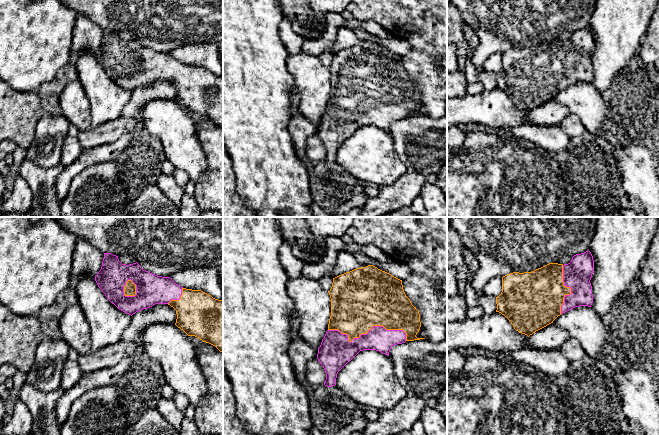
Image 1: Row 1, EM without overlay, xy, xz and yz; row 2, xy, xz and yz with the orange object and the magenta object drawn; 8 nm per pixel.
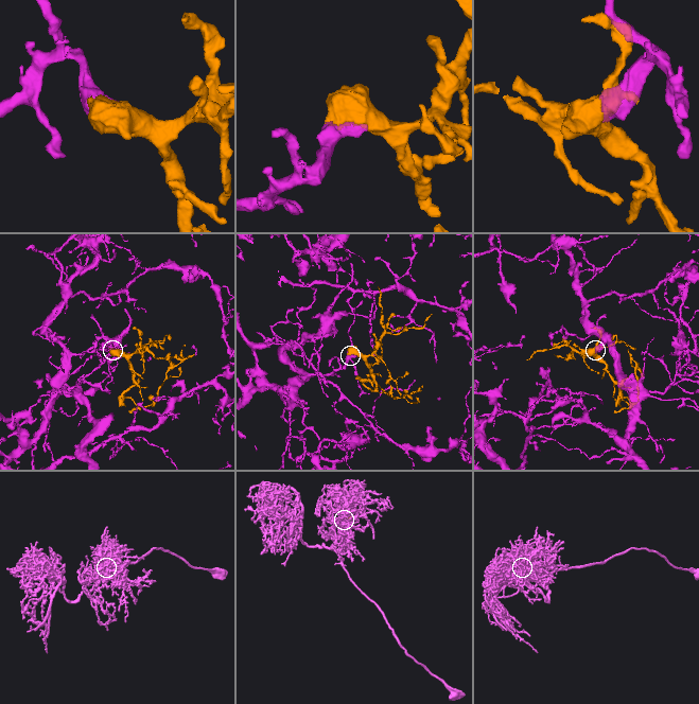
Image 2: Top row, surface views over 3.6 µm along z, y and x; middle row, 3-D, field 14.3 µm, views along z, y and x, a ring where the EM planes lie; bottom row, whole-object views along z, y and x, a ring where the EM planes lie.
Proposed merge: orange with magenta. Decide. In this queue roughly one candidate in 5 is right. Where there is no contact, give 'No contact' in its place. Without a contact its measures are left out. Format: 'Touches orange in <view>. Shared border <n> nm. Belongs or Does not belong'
Touches orange in xz. Shared border 650 nm. Belongs

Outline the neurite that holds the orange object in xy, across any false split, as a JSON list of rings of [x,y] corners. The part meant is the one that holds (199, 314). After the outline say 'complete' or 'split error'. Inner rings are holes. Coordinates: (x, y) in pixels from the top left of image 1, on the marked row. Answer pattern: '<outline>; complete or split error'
[[[104,253],[95,281],[112,304],[131,316],[155,304],[170,305],[176,310],[178,328],[223,353],[223,300],[183,288],[170,277],[143,270],[137,262],[122,264],[111,253]]]; split error

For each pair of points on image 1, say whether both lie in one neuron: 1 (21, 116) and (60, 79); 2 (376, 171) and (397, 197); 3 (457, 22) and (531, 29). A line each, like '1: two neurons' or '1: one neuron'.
1: one neuron
2: two neurons
3: two neurons

